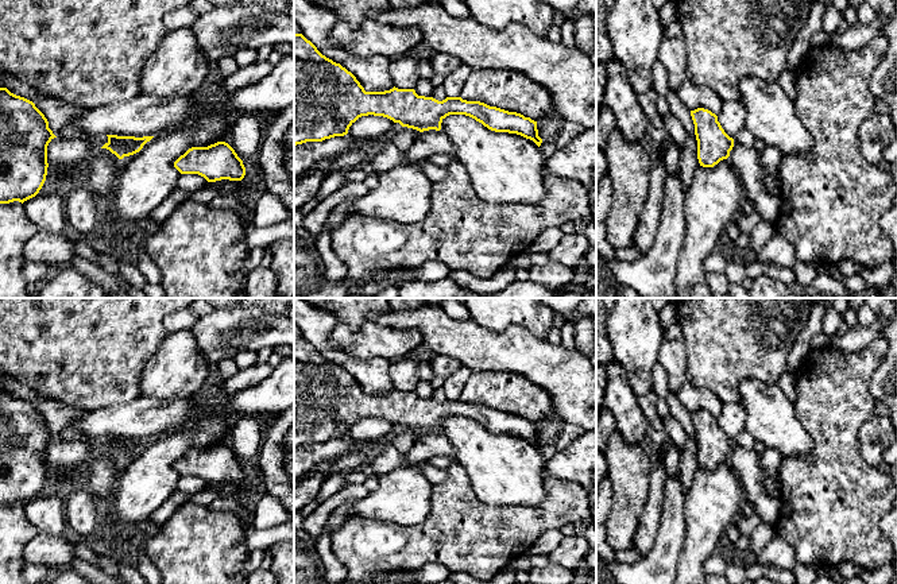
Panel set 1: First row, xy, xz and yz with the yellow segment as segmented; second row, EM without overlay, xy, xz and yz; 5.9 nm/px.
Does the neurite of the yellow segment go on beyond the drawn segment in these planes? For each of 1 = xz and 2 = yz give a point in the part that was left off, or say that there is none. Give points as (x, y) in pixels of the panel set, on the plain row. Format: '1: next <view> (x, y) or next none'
1: next none
2: next none

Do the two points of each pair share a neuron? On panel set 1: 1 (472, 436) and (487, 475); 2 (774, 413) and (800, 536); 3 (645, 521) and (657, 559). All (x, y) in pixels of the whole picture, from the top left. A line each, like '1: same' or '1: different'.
1: same
2: different
3: different

